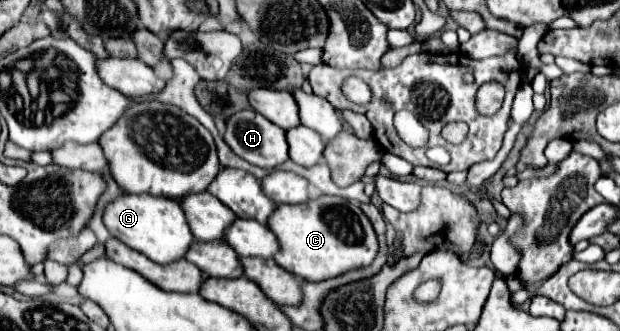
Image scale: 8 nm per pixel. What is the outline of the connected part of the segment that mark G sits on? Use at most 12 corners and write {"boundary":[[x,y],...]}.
{"boundary":[[122,194],[108,232],[158,264],[194,240],[180,202]]}

